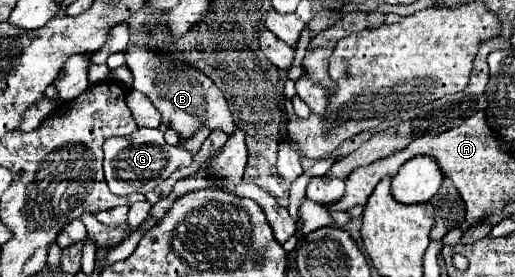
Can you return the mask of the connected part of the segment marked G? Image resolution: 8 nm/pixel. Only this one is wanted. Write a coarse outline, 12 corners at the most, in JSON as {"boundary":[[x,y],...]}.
{"boundary":[[159,128],[103,142],[115,196],[147,194],[193,162]]}

